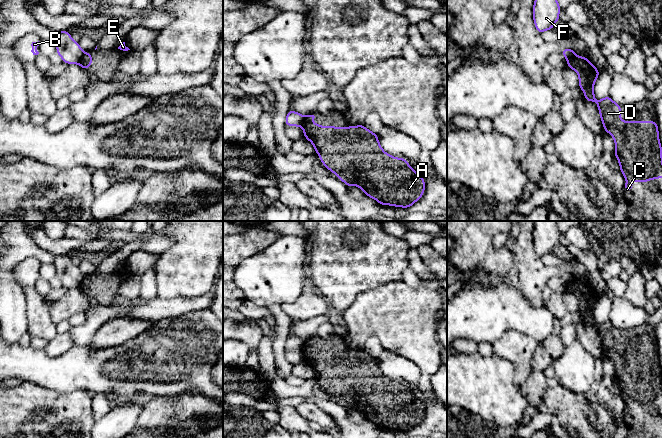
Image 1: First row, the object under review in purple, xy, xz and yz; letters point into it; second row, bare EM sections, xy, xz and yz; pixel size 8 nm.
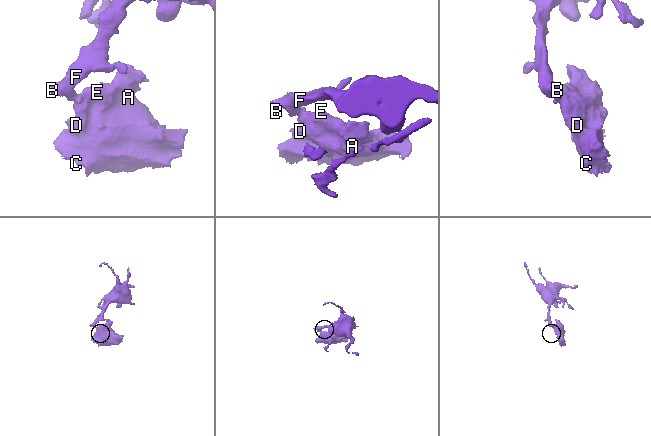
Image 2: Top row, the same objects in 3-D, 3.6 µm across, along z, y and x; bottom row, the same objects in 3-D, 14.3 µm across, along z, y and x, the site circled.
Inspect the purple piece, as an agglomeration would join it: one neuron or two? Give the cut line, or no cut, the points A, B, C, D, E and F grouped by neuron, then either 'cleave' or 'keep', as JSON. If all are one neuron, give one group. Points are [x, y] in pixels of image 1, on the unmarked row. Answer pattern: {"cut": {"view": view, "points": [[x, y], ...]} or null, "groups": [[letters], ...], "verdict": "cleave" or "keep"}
{"cut": {"view": "xy", "points": [[85, 277], [77, 287]]}, "groups": [["A", "C", "D", "E"], ["B", "F"]], "verdict": "cleave"}

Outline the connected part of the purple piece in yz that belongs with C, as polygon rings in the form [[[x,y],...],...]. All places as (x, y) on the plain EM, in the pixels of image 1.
[[[574,277],[567,283],[567,291],[577,296],[579,312],[585,318],[584,324],[597,328],[604,355],[608,356],[615,365],[614,378],[620,388],[621,397],[626,403],[625,416],[634,412],[631,408],[632,404],[644,407],[652,403],[662,402],[662,370],[659,365],[657,346],[622,345],[621,329],[615,327],[609,319],[597,325],[594,319],[594,307],[600,295],[589,285],[588,281],[581,281]]]

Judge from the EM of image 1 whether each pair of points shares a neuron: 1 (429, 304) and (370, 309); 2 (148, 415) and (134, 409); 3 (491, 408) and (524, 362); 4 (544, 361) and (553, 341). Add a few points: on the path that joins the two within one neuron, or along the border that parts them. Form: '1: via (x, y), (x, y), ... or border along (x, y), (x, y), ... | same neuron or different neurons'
1: via (414, 309), (385, 309) | same neuron
2: border along (143, 405), (135, 427) | different neurons
3: border along (500, 357), (513, 366), (513, 381), (519, 387) | different neurons
4: via (544, 356), (553, 346) | same neuron

